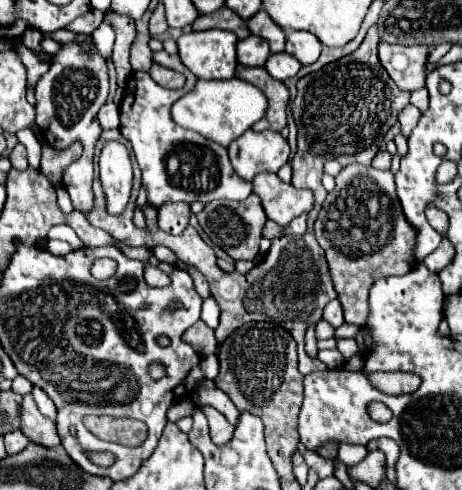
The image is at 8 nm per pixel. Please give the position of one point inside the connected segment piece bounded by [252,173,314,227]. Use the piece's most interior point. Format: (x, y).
(282, 203)

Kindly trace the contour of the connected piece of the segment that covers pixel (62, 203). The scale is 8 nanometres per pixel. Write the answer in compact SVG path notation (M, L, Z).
M56 187L56 193L58 193L58 207L62 209L62 213L66 213L66 215L70 215L70 213L74 211L74 205L72 205L72 201L70 201L70 197L66 195L66 191L64 191L64 187Z

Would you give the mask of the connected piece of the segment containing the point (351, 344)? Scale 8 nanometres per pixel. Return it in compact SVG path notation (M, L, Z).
M338 339L338 351L344 355L344 359L348 361L350 357L358 355L358 343L354 339Z

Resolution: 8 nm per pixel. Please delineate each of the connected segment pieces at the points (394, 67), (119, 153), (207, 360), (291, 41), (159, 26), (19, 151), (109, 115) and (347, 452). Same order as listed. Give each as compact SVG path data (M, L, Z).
M378 45L378 57L382 67L388 71L392 81L402 91L416 91L424 87L426 79L426 63L428 63L430 47L426 45Z
M117 141L107 142L98 160L99 179L106 191L106 209L110 215L120 215L130 199L132 165L127 148Z
M216 354L203 357L200 366L206 377L210 380L214 380L219 374L219 361Z
M290 31L286 37L286 53L294 55L302 65L310 65L320 57L322 43L308 31Z
M158 5L150 17L150 35L156 37L156 35L162 35L164 31L168 29L168 23L166 23L166 17L164 17L164 7Z
M20 143L10 151L8 159L10 159L12 167L18 169L18 171L22 171L22 169L28 167L28 163L26 163L26 149L24 149L24 145L20 145Z
M106 103L106 105L100 109L100 113L98 113L100 127L102 127L104 131L106 131L106 129L118 129L118 125L120 125L118 115L120 115L118 105L114 105L114 103Z
M342 443L338 449L338 458L348 467L362 461L367 453L365 446Z

